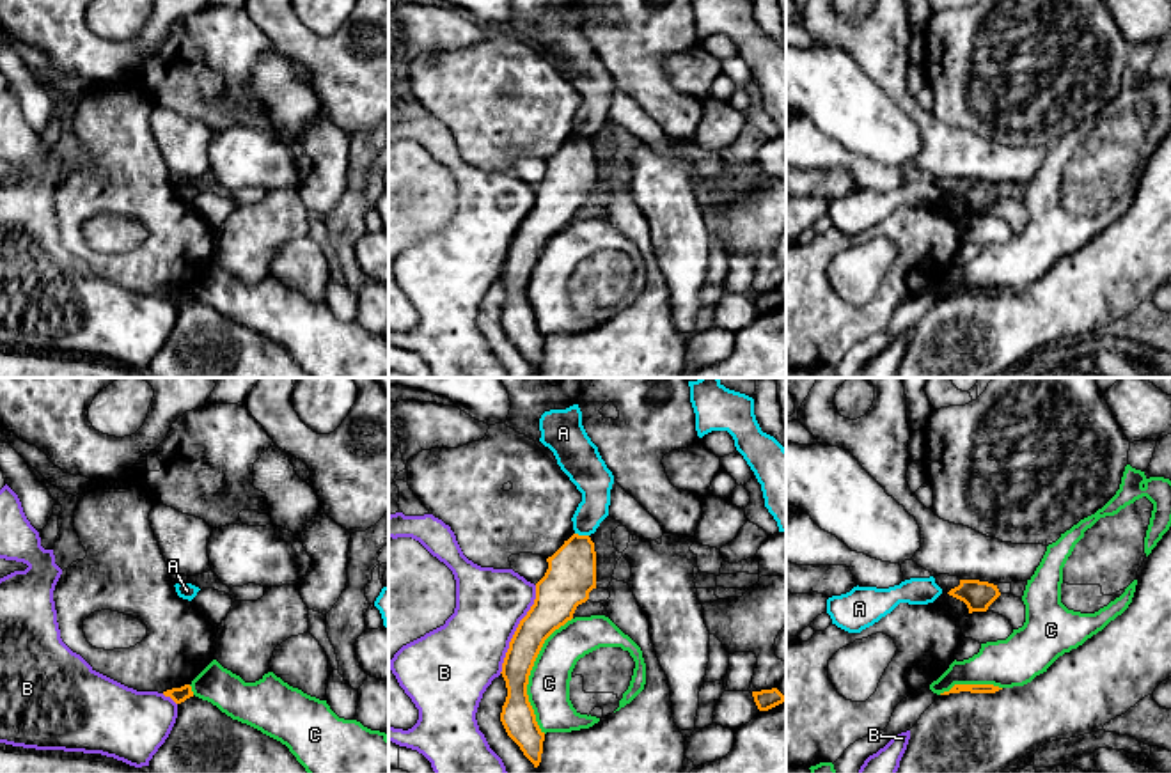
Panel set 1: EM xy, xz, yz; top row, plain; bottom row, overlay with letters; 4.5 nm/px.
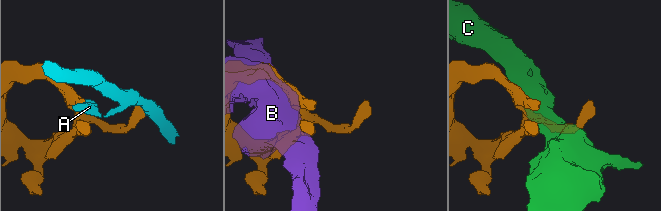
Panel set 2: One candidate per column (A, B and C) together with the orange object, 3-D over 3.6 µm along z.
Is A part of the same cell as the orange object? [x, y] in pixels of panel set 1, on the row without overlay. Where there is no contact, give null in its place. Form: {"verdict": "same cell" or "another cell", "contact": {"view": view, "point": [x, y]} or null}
{"verdict": "another cell", "contact": {"view": "xz", "point": [582, 139]}}

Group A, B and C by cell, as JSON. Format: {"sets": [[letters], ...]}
{"sets": [["A"], ["B"], ["C"]]}

